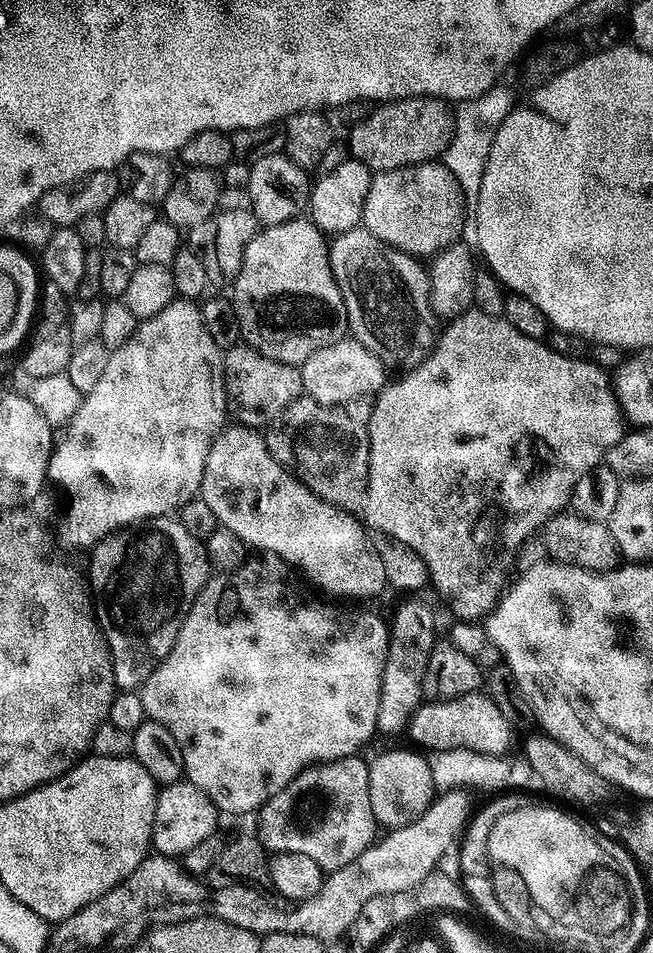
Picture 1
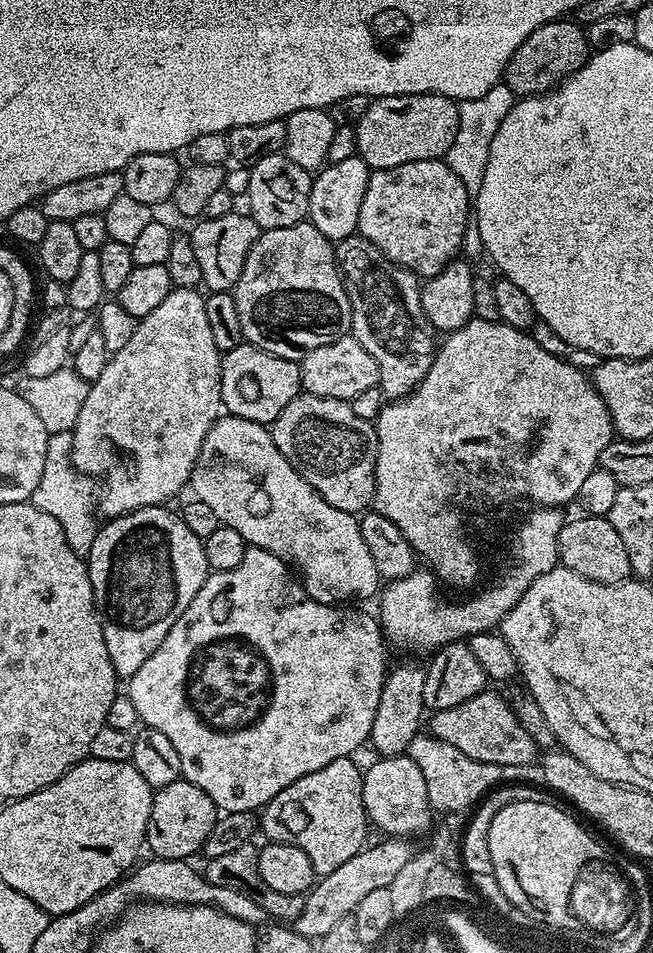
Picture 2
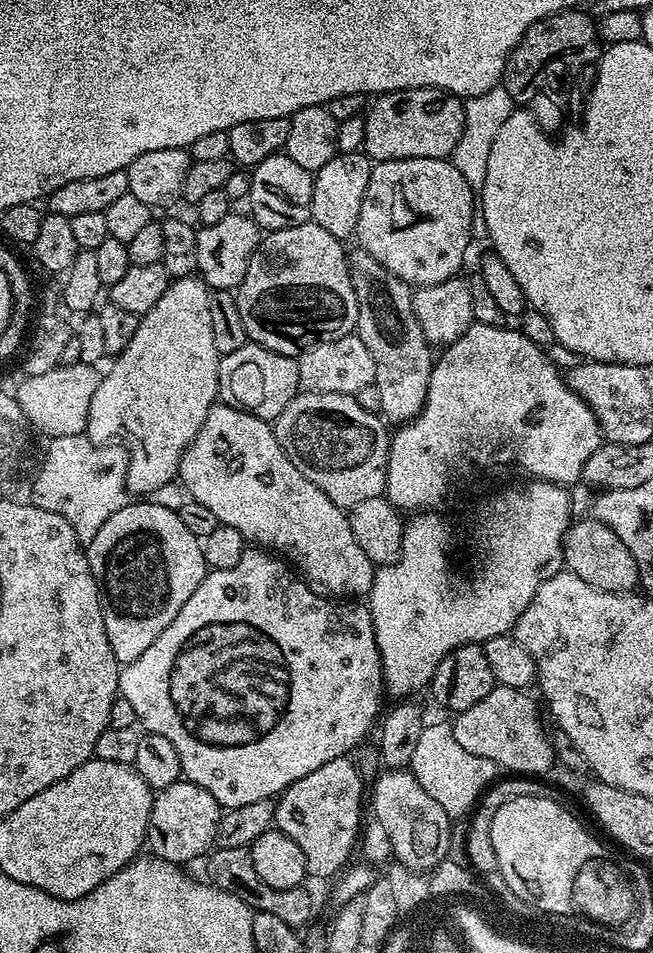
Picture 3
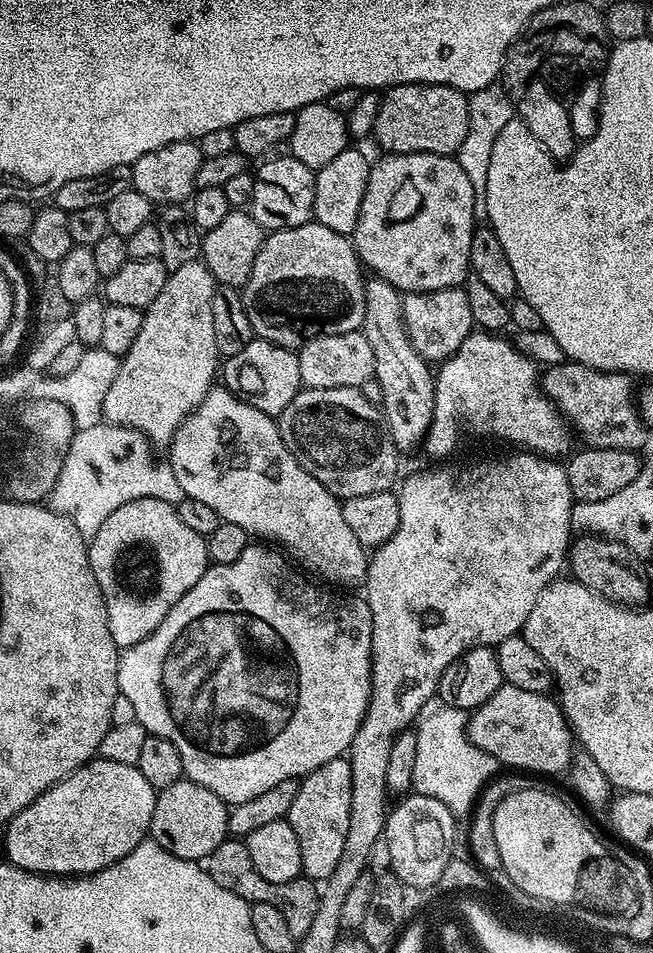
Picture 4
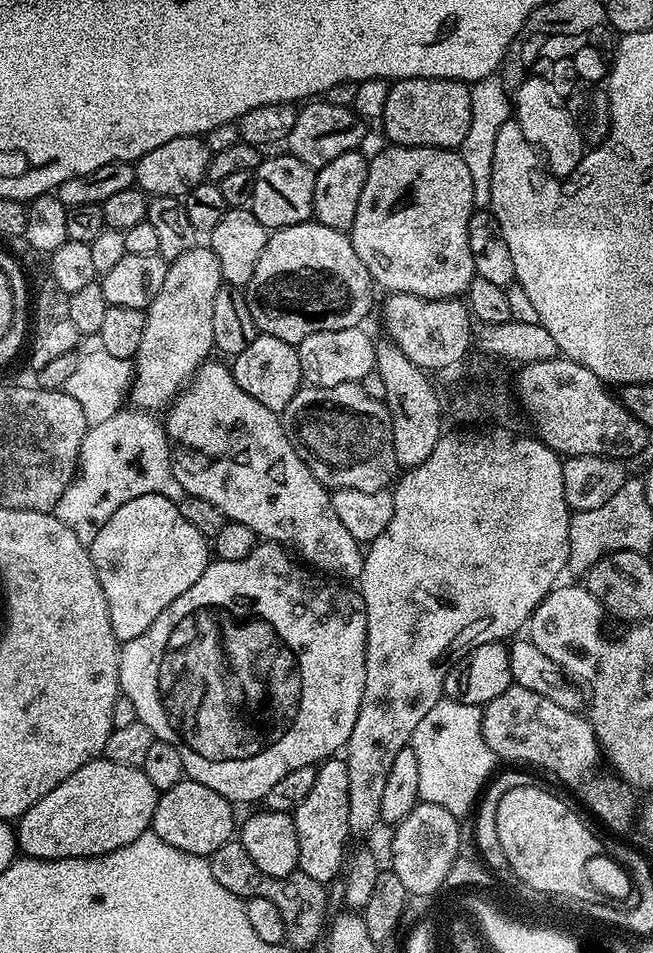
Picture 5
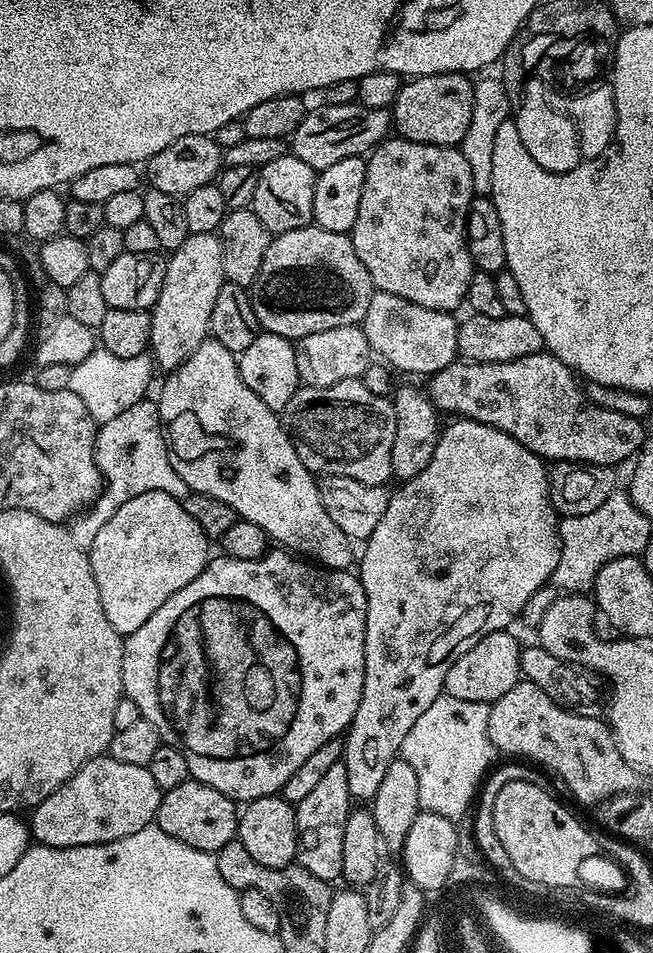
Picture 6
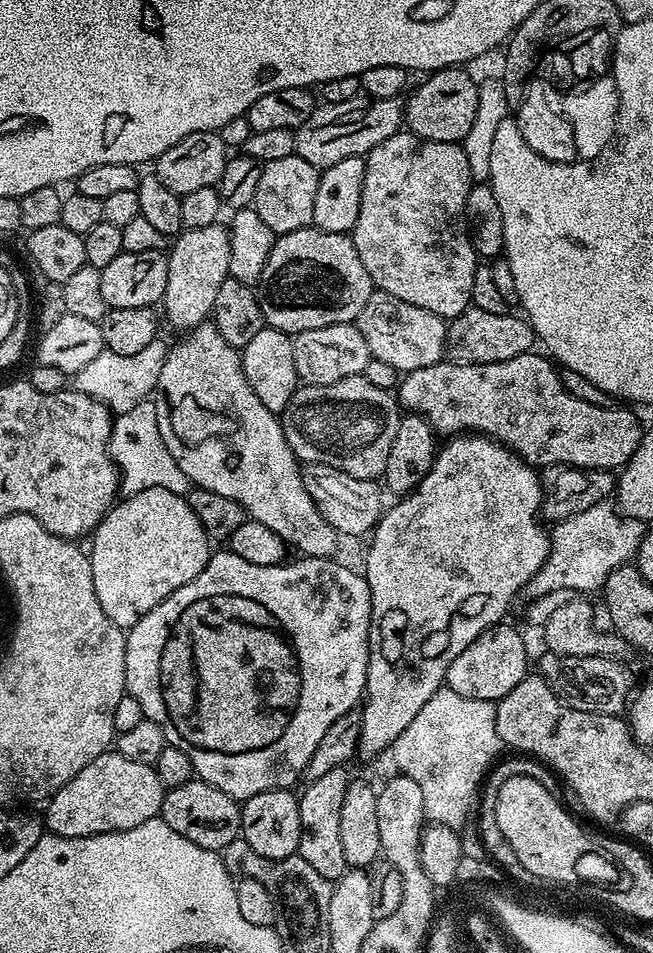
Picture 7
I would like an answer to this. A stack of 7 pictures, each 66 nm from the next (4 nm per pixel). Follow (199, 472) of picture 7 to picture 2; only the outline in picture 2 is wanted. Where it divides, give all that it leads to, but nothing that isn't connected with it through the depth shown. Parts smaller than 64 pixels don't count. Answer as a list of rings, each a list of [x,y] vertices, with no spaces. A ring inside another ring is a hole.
[[[221,415],[214,426],[210,426],[202,442],[202,450],[192,471],[190,492],[195,499],[214,509],[223,527],[238,530],[249,546],[266,550],[295,569],[303,577],[306,591],[318,602],[339,605],[364,602],[360,600],[368,600],[372,595],[373,599],[381,591],[378,566],[374,566],[374,557],[370,555],[366,542],[362,542],[359,519],[351,512],[330,506],[322,494],[313,490],[310,482],[290,466],[282,450],[274,446],[272,433],[265,425],[246,418]]]

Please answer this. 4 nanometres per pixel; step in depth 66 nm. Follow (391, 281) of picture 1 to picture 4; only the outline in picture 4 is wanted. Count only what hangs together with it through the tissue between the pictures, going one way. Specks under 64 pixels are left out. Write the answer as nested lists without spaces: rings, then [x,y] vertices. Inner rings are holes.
[[[368,278],[364,281],[364,297],[366,310],[362,331],[366,342],[370,342],[370,350],[374,350],[375,378],[382,386],[380,408],[394,438],[396,451],[407,454],[411,448],[419,449],[423,445],[428,427],[432,425],[436,378],[433,369],[428,369],[431,368],[429,361],[424,360],[410,342],[402,318],[400,289],[385,280]]]

